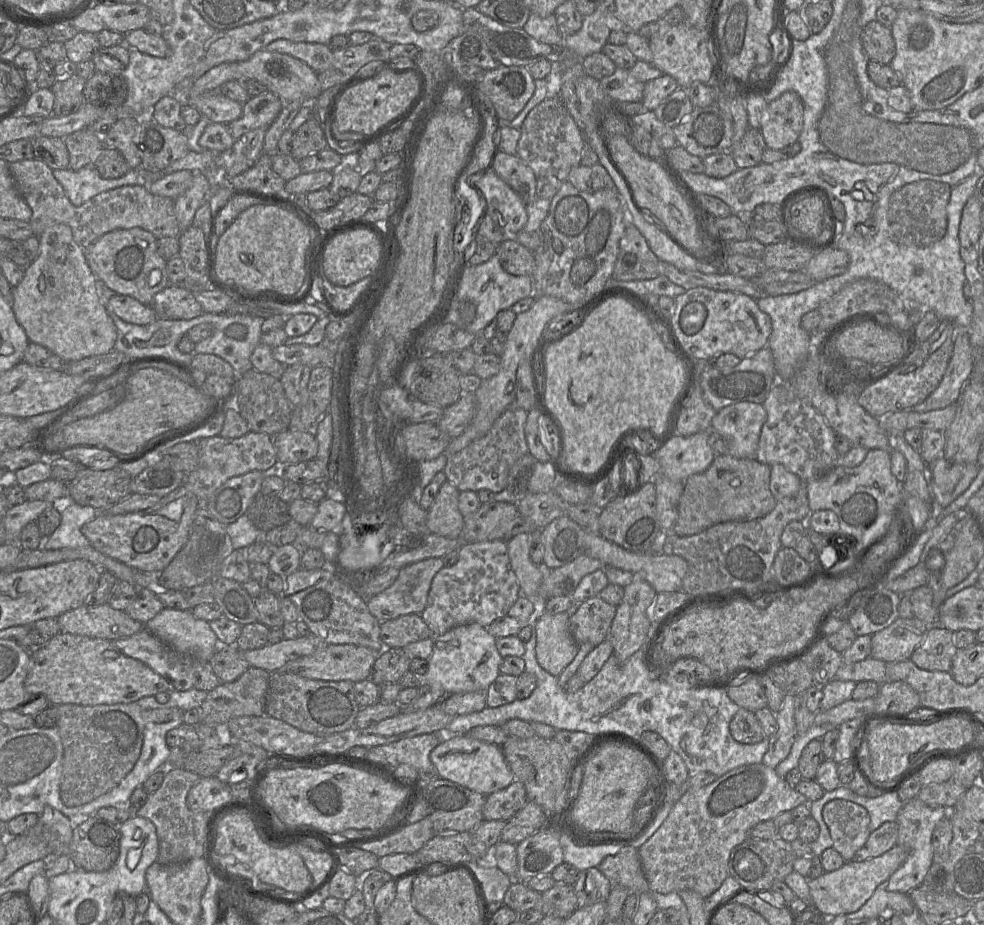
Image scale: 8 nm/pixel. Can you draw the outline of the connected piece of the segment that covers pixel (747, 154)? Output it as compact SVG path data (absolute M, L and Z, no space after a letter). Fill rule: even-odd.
M750 127L743 138L732 145L730 153L739 169L754 167L762 163L767 145L760 129Z

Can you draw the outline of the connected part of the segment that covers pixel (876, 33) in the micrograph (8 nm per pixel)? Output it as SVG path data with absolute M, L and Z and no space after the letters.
M878 20L871 21L864 27L861 41L870 61L890 64L896 54L891 29Z

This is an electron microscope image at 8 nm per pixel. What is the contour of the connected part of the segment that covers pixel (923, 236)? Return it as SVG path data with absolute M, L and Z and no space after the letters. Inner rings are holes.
M919 180L906 184L890 197L888 220L890 237L898 244L930 246L941 240L947 231L947 205L952 187L933 180Z

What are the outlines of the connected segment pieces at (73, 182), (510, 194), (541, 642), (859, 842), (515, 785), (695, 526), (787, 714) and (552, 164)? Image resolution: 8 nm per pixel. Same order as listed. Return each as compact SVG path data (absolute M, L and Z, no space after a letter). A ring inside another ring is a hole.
M93 165L79 170L70 168L53 170L54 177L62 185L66 196L75 206L81 206L104 191L141 183L143 181L143 173L140 170L131 169L122 177L104 179L98 174Z
M491 168L472 174L470 181L482 195L486 213L503 230L505 237L524 229L528 221L526 204Z
M540 604L539 612L534 617L536 659L545 671L557 677L573 661L578 651L578 644L570 632L569 617L567 612L550 614L546 611L540 611Z
M833 799L823 806L822 816L833 840L833 848L846 862L851 861L870 835L867 810L848 800Z
M514 780L506 788L486 796L483 806L484 820L508 821L527 801L524 784Z
M729 454L716 456L706 471L691 475L684 482L678 504L678 517L672 532L686 537L698 534L715 524L762 518L776 505L769 484L769 465L757 459L741 459Z
M785 694L783 704L775 713L777 729L769 739L768 750L763 756L762 763L775 769L790 753L796 739L794 722L795 696Z
M548 96L534 107L523 121L520 132L521 136L518 141L516 155L533 170L537 178L555 178L559 183L562 183L568 179L570 171L580 165L586 145L585 138L560 96Z

